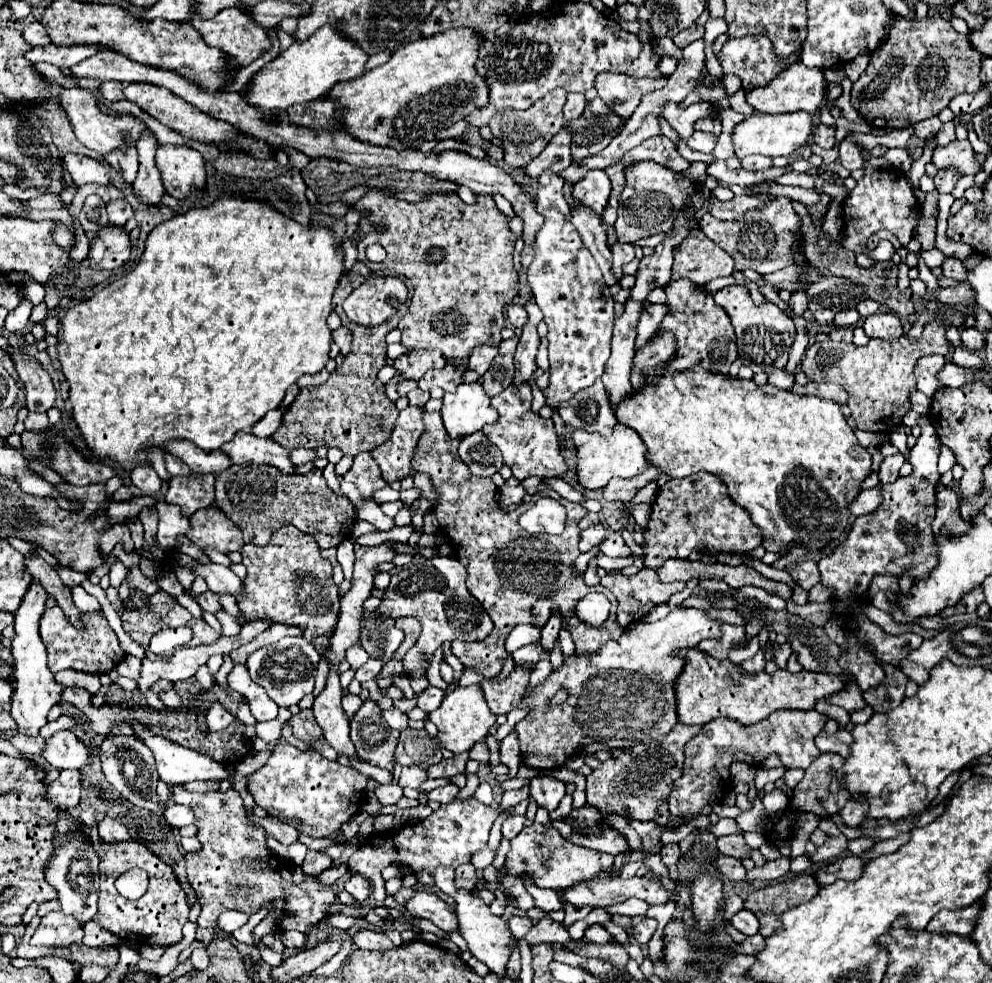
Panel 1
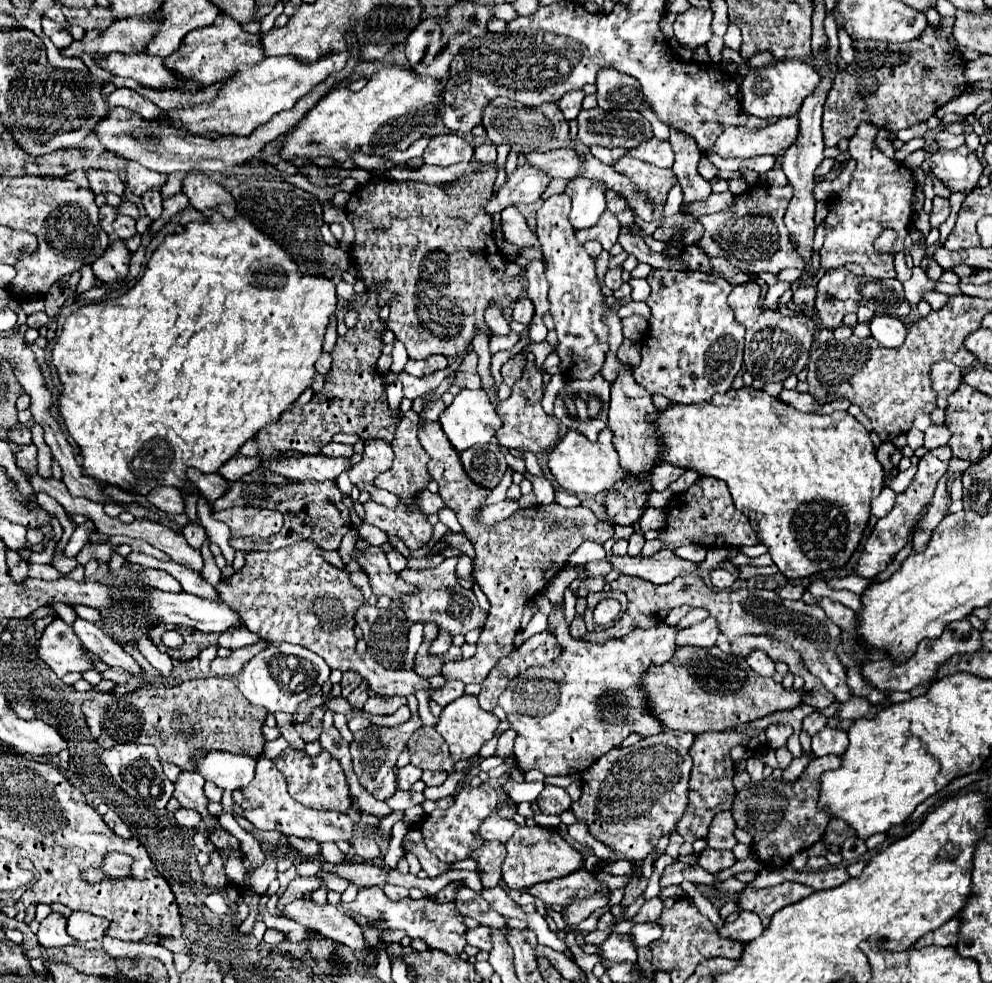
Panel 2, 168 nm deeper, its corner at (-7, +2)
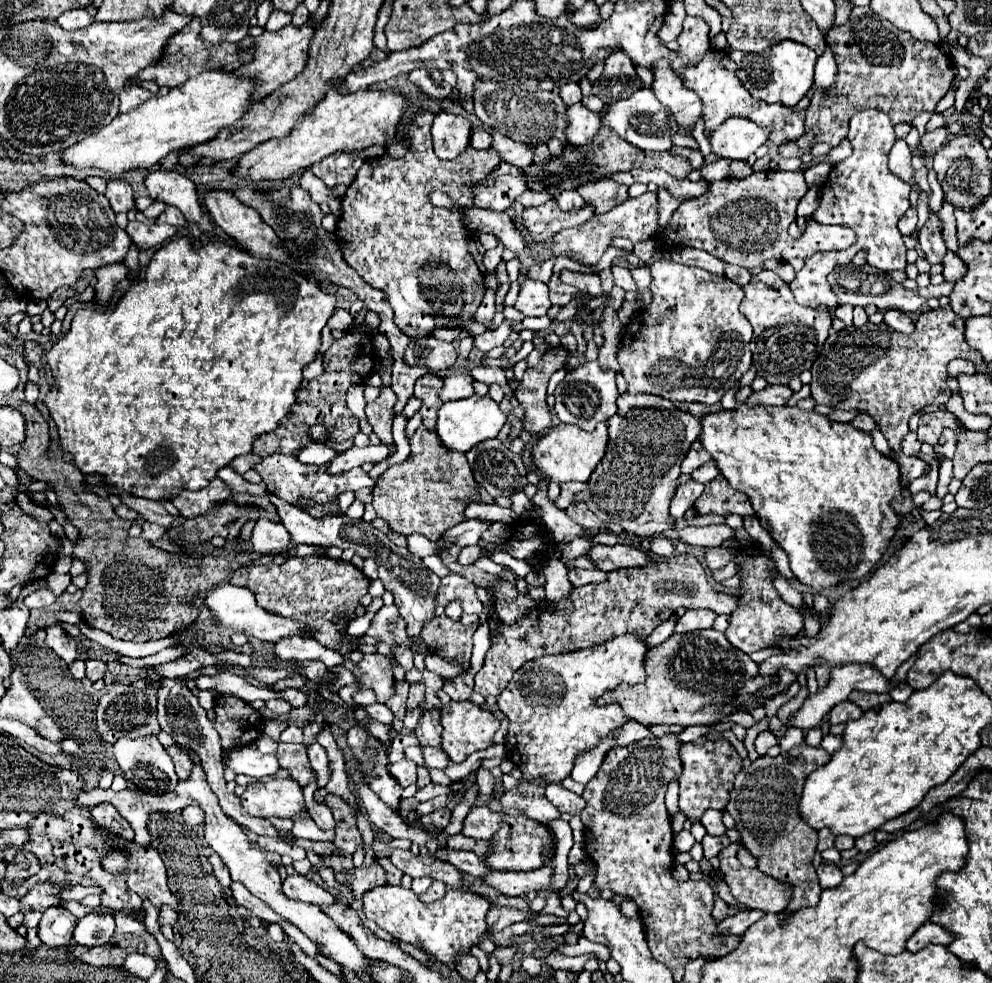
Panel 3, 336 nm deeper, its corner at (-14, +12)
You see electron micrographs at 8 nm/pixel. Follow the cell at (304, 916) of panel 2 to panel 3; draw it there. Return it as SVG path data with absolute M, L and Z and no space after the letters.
M289 874L283 880L283 892L293 900L301 900L305 904L315 904L315 906L331 904L331 900L335 900L321 884L315 884L313 880L307 880L307 876L301 874Z

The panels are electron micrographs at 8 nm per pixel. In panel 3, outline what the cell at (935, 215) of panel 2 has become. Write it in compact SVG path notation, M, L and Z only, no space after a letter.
M931 214L927 224L919 232L919 244L925 254L925 260L929 264L939 264L945 256L945 242L941 238L941 224L937 220L937 214Z

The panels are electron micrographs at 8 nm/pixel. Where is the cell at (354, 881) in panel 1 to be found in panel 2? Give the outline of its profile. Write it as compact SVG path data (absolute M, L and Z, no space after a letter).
M366 886L366 888L360 888L358 898L354 900L354 904L350 908L360 912L362 916L370 918L370 924L376 924L378 920L382 920L382 922L378 922L380 928L404 930L410 938L422 938L422 940L426 940L426 944L430 948L444 950L446 954L460 954L466 946L464 916L458 912L454 902L438 904L428 898L422 898L422 900L404 898L400 902L390 902L380 886Z

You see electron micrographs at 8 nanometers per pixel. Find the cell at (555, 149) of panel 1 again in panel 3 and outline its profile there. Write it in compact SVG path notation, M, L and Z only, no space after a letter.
M499 164L493 172L481 180L473 190L473 204L479 208L491 208L497 212L507 210L517 196L527 192L521 168L511 164Z

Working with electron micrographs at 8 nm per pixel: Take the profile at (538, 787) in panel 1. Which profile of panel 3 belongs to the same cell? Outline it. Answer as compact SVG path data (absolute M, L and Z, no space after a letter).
M549 784L547 786L547 800L553 802L561 812L567 812L571 816L579 816L585 808L585 800L569 790L565 790L563 786L557 786L557 784Z

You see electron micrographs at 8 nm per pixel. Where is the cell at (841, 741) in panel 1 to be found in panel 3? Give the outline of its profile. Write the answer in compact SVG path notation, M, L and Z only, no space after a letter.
M833 734L823 736L821 748L825 748L829 754L835 754L835 752L841 748L841 736L833 736Z

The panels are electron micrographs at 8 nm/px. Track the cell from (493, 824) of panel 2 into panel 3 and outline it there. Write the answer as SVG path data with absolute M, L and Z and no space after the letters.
M473 806L463 820L461 834L475 840L489 840L499 830L499 818L503 814L491 812L487 806Z

